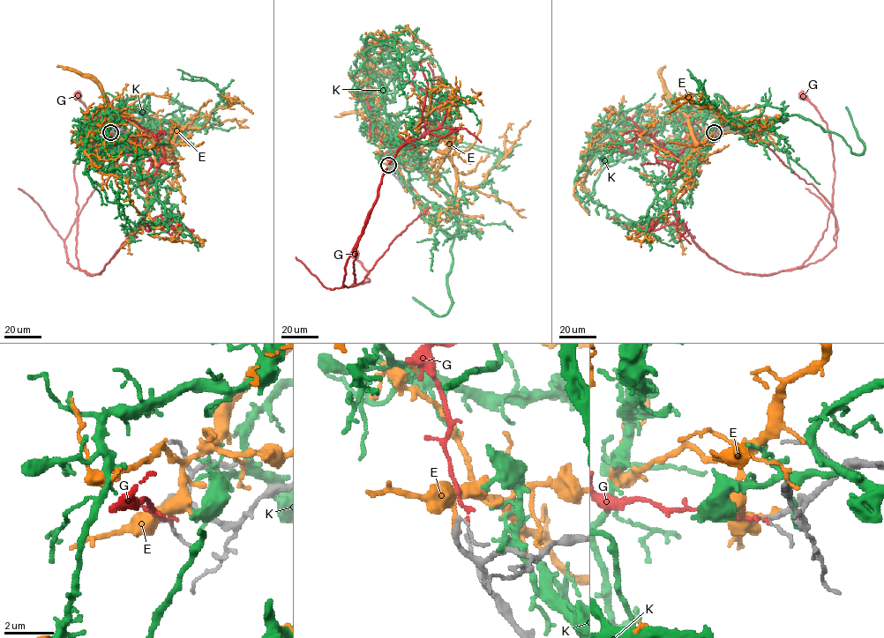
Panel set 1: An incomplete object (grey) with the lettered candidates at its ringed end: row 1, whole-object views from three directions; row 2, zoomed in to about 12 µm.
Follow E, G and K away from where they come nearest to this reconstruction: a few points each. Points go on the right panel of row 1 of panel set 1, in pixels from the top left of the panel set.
E: (714, 131), (715, 116), (685, 112), (693, 150), (669, 183), (665, 216), (634, 238), (650, 241), (637, 241)
G: (714, 132), (694, 122), (670, 164), (676, 218), (728, 269), (794, 270), (835, 180), (803, 96)
K: (715, 132), (731, 121), (689, 148), (624, 155), (600, 173), (593, 202), (634, 223), (640, 234)

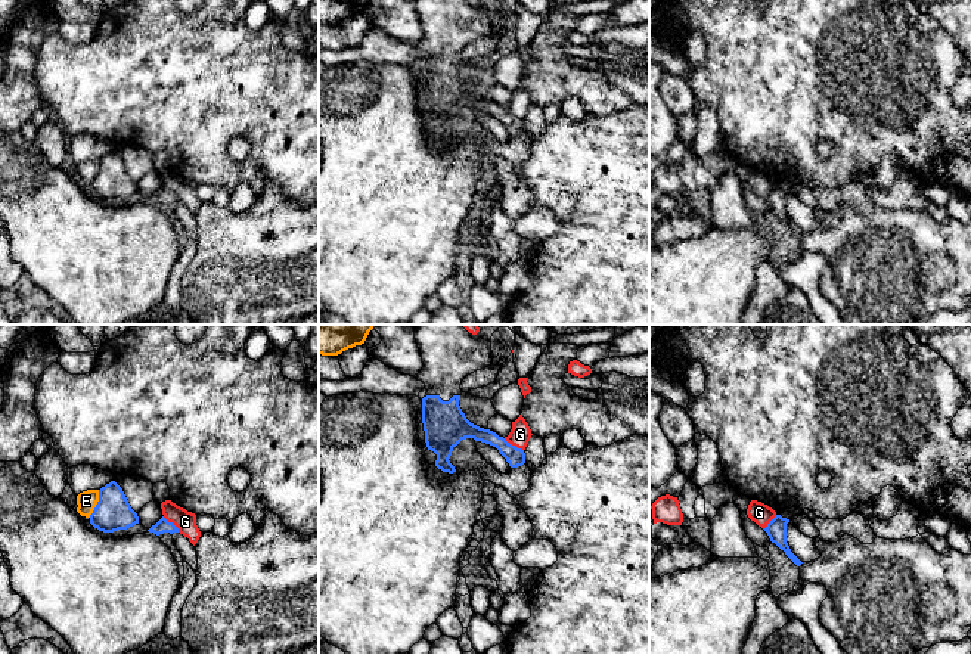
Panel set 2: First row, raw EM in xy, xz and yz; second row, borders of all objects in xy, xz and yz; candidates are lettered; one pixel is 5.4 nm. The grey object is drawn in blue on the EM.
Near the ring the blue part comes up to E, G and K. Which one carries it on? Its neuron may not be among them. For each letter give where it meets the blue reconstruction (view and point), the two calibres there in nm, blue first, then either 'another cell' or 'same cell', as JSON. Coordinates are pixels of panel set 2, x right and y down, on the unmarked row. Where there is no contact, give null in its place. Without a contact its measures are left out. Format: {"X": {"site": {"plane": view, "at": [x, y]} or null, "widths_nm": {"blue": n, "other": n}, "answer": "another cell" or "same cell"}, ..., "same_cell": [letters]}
{"E": {"site": {"plane": "xy", "at": [98, 173]}, "widths_nm": {"blue": 200, "other": 110}, "answer": "another cell"}, "G": {"site": {"plane": "xz", "at": [514, 115]}, "widths_nm": {"blue": 100, "other": 120}, "answer": "another cell"}, "K": {"site": null, "answer": "another cell"}, "same_cell": []}

